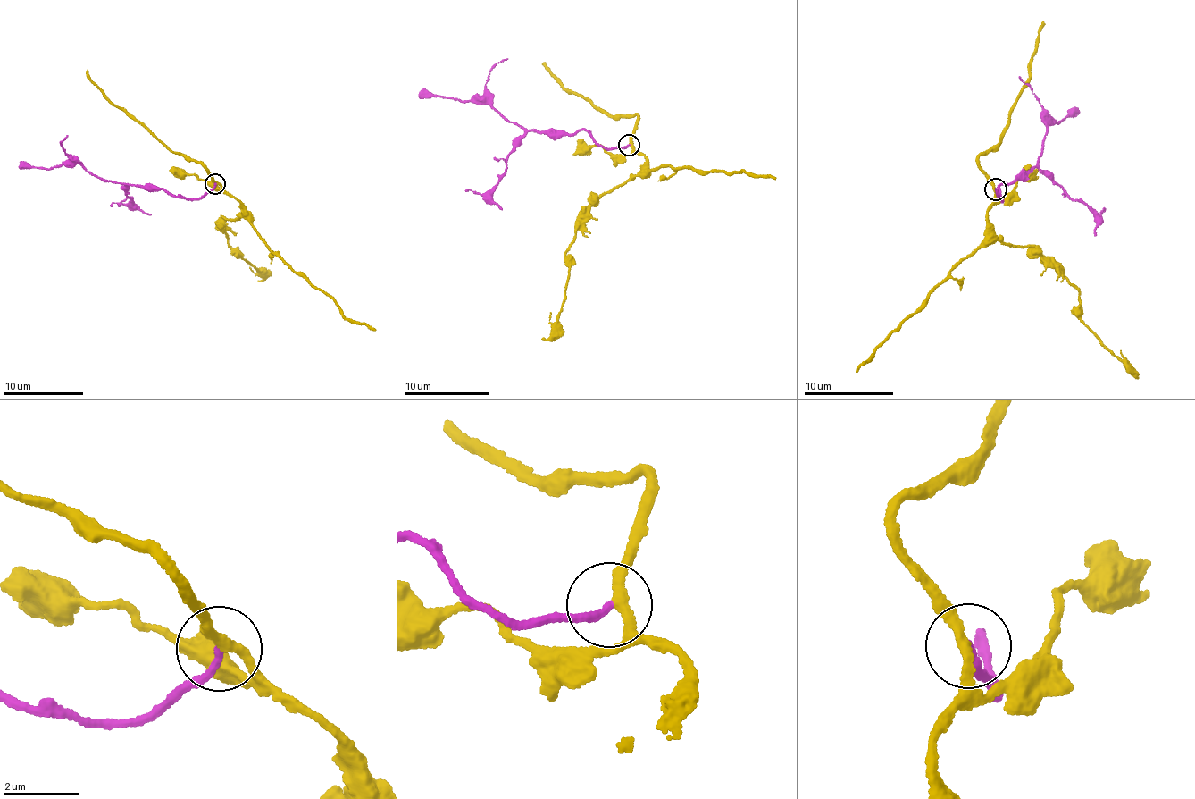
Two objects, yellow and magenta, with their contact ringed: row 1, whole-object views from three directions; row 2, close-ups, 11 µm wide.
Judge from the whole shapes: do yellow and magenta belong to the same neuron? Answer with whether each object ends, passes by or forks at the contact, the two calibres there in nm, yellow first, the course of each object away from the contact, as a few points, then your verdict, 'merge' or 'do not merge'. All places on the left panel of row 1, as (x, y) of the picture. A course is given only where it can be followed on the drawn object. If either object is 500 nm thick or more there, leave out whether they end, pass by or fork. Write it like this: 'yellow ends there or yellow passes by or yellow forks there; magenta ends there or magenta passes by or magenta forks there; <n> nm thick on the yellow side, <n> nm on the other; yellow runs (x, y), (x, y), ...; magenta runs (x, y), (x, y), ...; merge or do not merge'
yellow passes by; magenta ends there; 240 nm thick on the yellow side, 190 nm on the other; yellow runs (214, 183), (240, 202), (242, 214), (223, 218), (223, 231), (229, 248), (254, 265), (263, 279), (257, 280); magenta runs (214, 183), (195, 199), (187, 198), (165, 189), (92, 175), (80, 164), (64, 162), (48, 169), (21, 166); do not merge

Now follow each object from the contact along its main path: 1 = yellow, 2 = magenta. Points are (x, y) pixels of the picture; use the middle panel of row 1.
1: (628, 144), (646, 162), (598, 199), (578, 227), (564, 255), (564, 298), (551, 336), (541, 338)
2: (628, 144), (607, 147), (592, 140), (586, 130), (572, 134), (513, 124), (489, 105), (425, 93), (419, 97)

